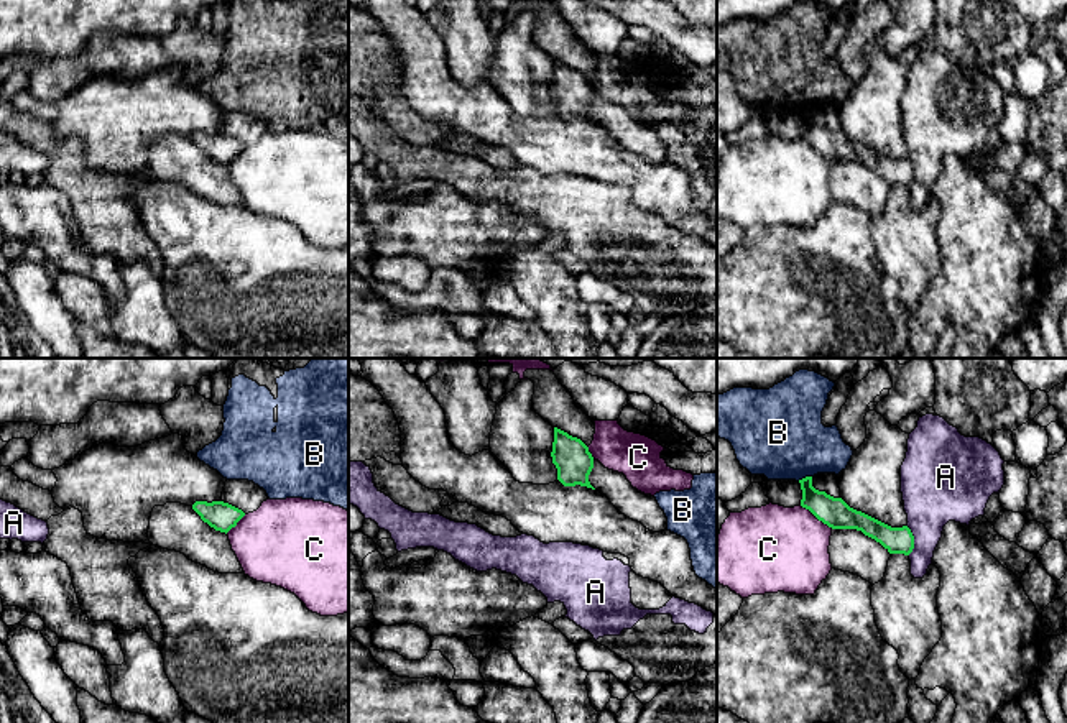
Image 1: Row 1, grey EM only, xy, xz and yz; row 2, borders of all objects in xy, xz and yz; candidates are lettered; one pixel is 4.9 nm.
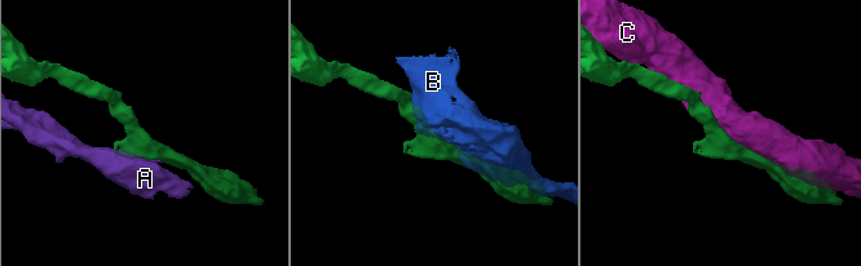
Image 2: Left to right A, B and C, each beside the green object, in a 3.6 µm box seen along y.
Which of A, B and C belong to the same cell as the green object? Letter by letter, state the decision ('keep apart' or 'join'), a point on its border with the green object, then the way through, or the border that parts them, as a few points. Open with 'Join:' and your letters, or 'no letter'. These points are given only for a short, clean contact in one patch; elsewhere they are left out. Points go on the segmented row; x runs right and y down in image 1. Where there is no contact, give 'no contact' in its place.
Join: no letter
A: keep apart; meets green in yz at (913, 539)
B: keep apart; meets green in yz at (806, 477); border along yz (811, 475), (798, 480)
C: keep apart; meets green in yz at (816, 516)

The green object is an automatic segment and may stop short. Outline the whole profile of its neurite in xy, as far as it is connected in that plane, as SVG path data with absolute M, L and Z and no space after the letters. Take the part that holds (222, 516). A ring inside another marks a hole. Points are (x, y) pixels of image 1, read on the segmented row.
M196 501L192 509L204 523L225 534L245 516L242 509L224 501Z

